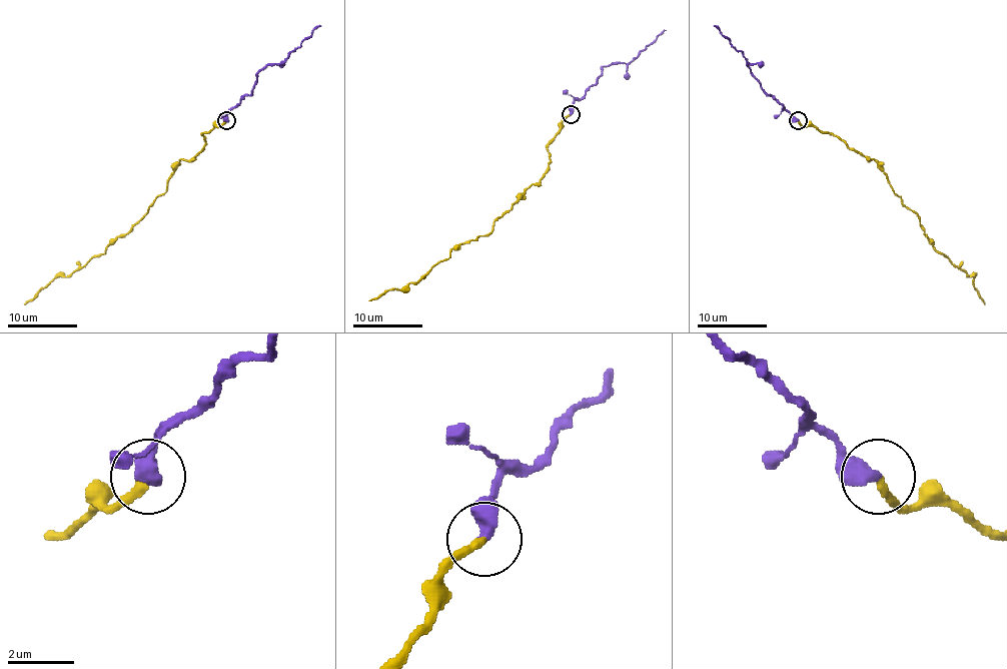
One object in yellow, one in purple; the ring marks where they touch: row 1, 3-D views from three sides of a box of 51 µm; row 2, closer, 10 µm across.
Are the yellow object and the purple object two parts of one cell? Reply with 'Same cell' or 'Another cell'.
Same cell

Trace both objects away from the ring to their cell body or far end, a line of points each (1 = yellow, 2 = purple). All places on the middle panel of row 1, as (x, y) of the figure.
1: (571, 113), (548, 146), (544, 176), (488, 233), (460, 242), (415, 282), (368, 299)
2: (571, 113), (572, 103), (597, 82), (604, 66), (630, 63), (666, 30)

